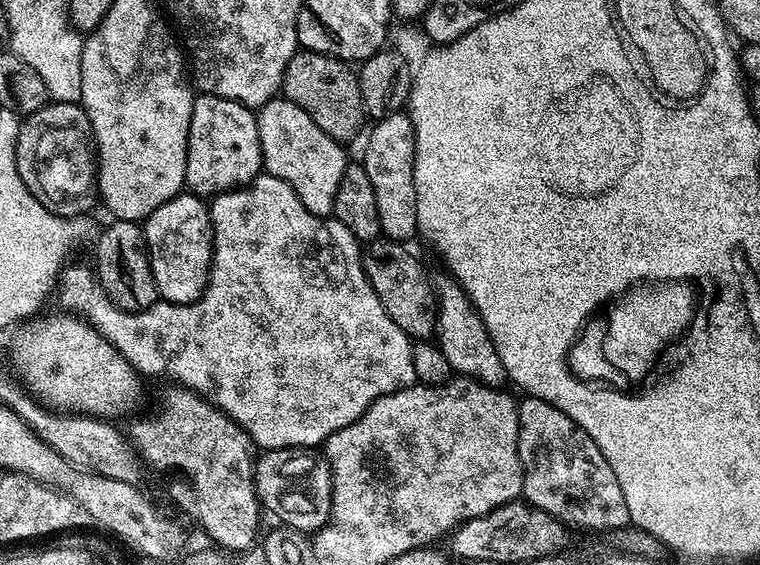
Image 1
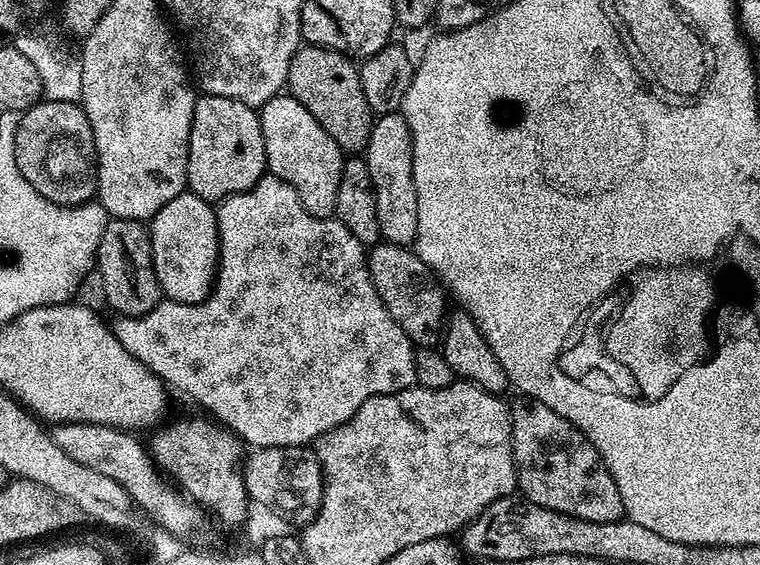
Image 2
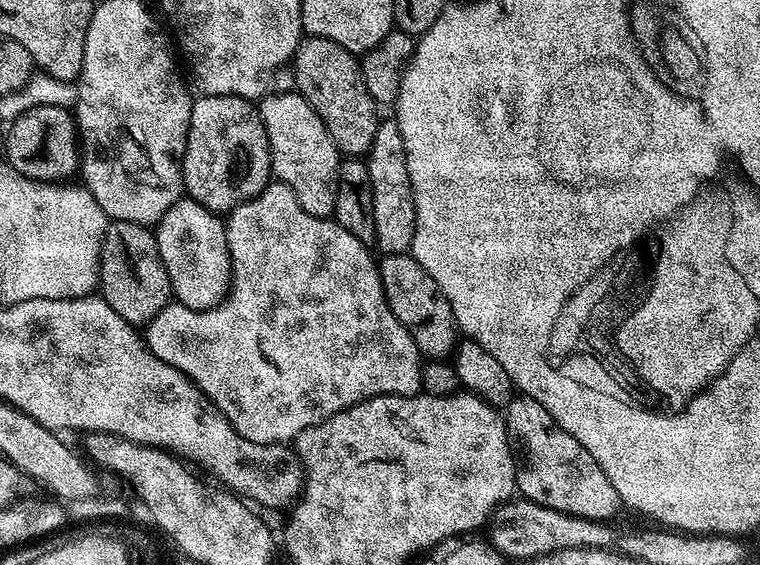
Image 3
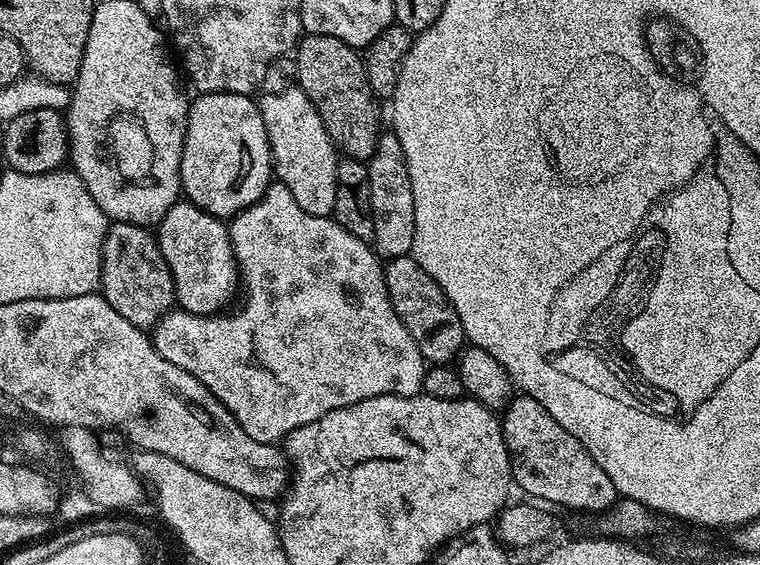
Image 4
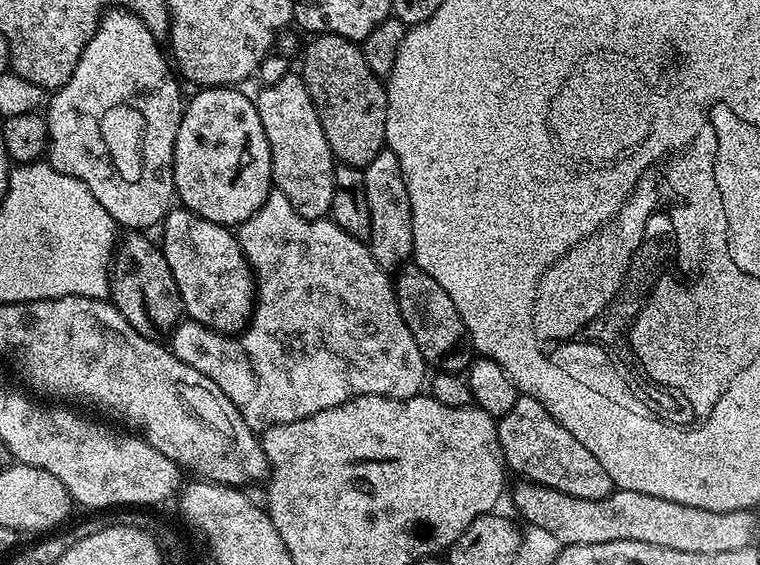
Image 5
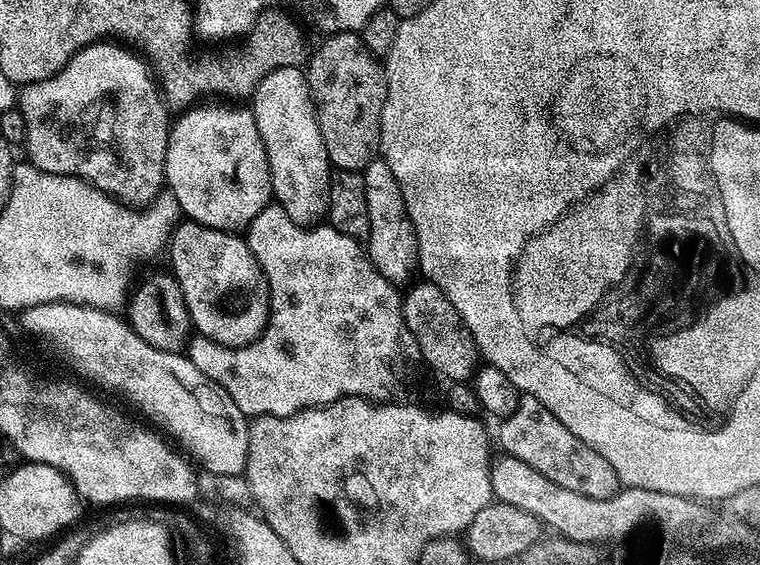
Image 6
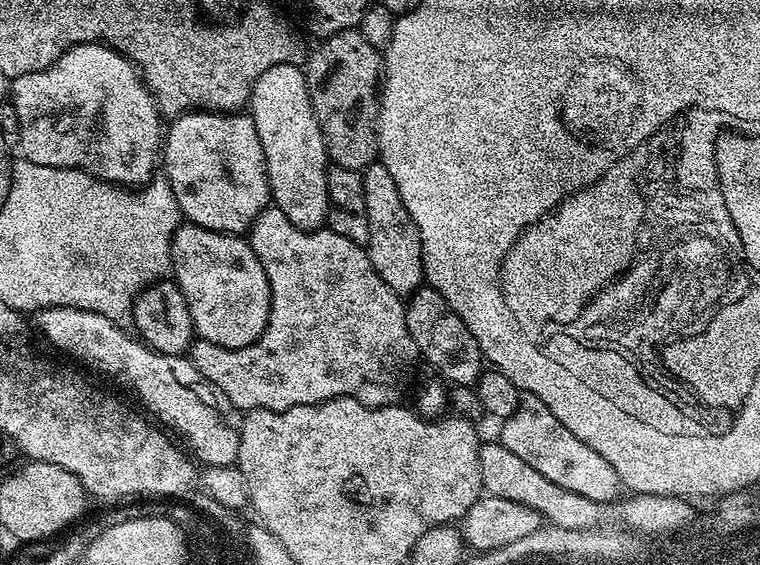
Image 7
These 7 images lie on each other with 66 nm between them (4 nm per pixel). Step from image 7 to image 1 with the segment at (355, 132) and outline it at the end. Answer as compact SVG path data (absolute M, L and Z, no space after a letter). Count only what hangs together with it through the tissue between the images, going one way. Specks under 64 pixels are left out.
M297 50L286 66L282 89L283 99L306 110L306 114L310 114L310 118L314 118L314 122L318 122L318 126L330 134L330 138L341 142L348 142L359 130L360 123L366 120L360 97L360 81L357 73L348 68L351 67L345 61L326 52Z

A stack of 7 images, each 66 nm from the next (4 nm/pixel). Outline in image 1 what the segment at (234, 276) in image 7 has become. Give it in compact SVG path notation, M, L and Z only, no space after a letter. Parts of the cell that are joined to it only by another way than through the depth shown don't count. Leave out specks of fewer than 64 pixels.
M184 190L170 198L170 202L162 202L158 210L142 221L142 227L159 299L170 304L193 304L204 293L208 271L212 268L212 214L209 205L201 197Z

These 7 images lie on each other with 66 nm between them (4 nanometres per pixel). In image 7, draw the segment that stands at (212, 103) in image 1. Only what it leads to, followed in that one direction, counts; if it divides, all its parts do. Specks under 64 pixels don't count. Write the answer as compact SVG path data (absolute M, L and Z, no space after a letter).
M193 110L175 117L167 125L162 141L162 172L174 190L174 198L178 198L181 217L187 223L197 224L206 230L229 234L247 233L252 223L270 204L262 142L258 142L258 130L254 130L254 122L248 114Z

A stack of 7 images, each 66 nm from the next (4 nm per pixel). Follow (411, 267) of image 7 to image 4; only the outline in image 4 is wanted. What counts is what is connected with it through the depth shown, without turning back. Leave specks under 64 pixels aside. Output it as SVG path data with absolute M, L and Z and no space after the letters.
M381 135L378 146L374 150L374 154L366 163L368 166L368 181L370 182L370 210L374 214L374 238L371 241L374 245L374 251L377 256L383 258L385 261L393 260L399 256L409 255L412 251L412 243L414 242L414 194L410 190L410 174L406 170L406 154L402 154L402 144L398 142L396 135Z

